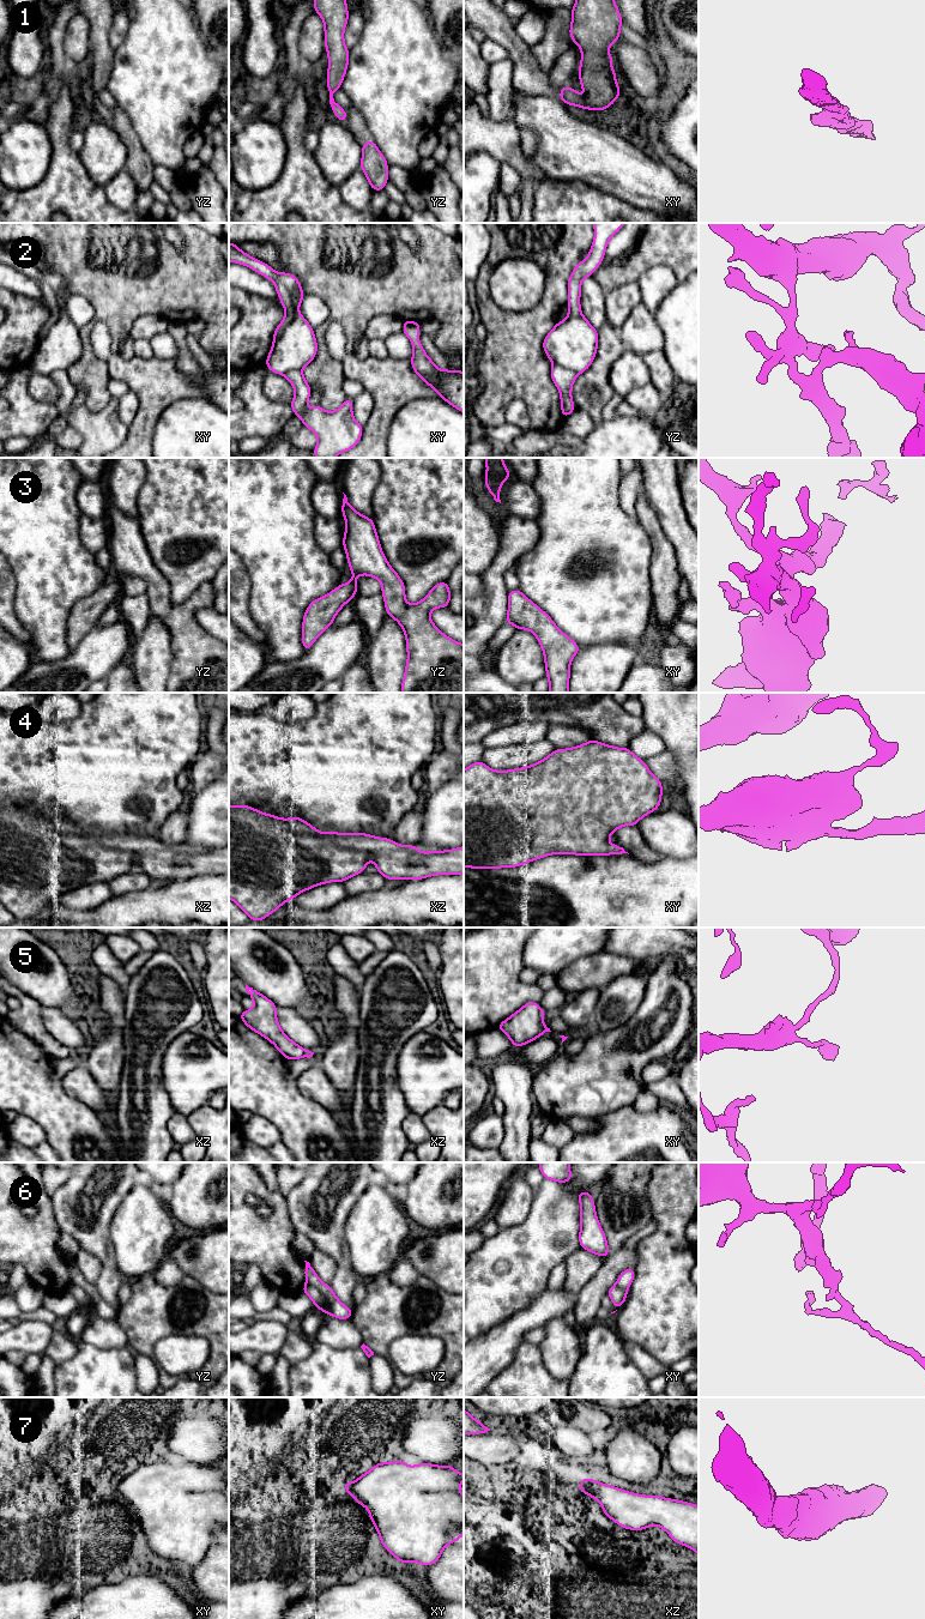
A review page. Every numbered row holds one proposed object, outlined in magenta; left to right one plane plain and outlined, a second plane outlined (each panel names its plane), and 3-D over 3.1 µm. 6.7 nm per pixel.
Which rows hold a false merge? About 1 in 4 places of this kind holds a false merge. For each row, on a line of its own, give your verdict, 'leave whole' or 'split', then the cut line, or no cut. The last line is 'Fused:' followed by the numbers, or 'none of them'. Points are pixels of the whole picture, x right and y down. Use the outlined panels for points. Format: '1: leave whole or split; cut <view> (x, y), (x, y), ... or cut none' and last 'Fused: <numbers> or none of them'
1: leave whole; cut none
2: leave whole; cut none
3: leave whole; cut none
4: leave whole; cut none
5: split; cut xz (304, 1050), (306, 1055)
6: split; cut yz (307, 1281), (321, 1293), (331, 1315)
7: leave whole; cut none
Fused: 5, 6

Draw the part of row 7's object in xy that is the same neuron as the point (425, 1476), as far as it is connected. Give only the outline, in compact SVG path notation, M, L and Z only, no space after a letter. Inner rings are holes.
M399 1460L377 1462L353 1482L344 1482L341 1486L351 1498L368 1509L382 1546L393 1557L401 1564L415 1561L430 1566L464 1533L464 1494L458 1492L462 1480L464 1474L449 1464L423 1462L410 1467Z

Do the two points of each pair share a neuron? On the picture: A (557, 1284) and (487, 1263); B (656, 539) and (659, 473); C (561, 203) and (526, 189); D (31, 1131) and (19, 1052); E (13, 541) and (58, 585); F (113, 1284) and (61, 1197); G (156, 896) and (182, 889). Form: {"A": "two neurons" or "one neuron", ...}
{"A": "two neurons", "B": "two neurons", "C": "two neurons", "D": "two neurons", "E": "one neuron", "F": "one neuron", "G": "one neuron"}

